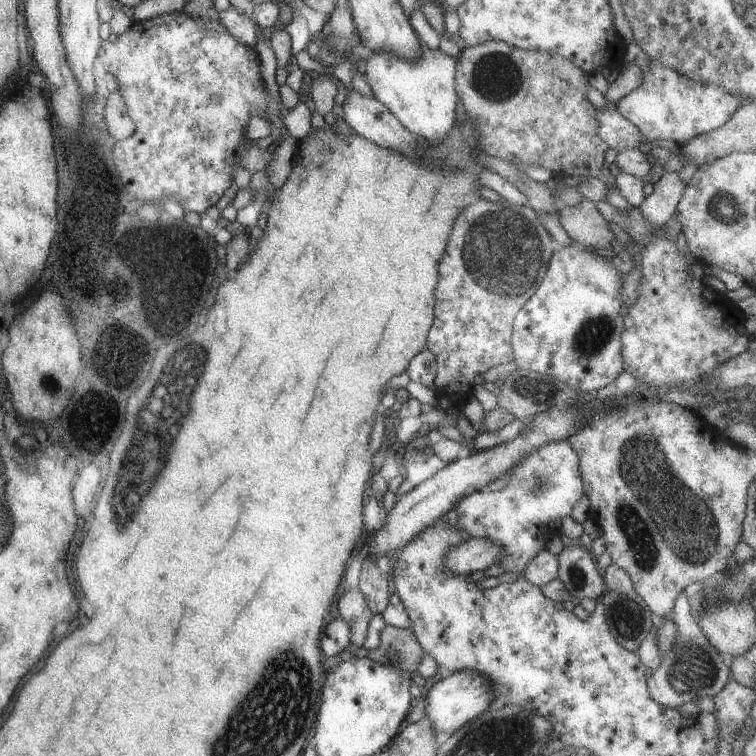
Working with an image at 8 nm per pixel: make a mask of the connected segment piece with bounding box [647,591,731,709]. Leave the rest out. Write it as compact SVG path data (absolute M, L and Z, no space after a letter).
M682 591L675 600L672 620L677 626L677 639L661 665L647 679L648 692L662 706L677 709L685 702L698 701L719 693L731 678L731 668L724 664L723 654L708 640L692 614L693 600Z

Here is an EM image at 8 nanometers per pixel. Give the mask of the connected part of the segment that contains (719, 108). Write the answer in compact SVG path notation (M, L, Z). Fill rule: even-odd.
M652 59L643 71L643 81L617 102L617 112L635 124L644 138L687 142L703 132L718 128L747 102L740 93L725 91L721 86L702 84L680 74L672 67Z

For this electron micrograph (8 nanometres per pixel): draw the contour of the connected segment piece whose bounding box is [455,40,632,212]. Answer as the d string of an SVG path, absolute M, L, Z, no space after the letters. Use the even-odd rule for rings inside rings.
M504 41L483 42L461 51L457 58L455 83L457 95L462 98L467 118L475 126L479 147L490 156L503 161L542 166L556 176L600 177L609 184L609 193L605 198L619 211L631 211L631 204L619 193L614 177L603 175L602 165L608 144L600 138L596 118L598 110L588 101L589 75L574 63L556 53L529 51L510 46Z

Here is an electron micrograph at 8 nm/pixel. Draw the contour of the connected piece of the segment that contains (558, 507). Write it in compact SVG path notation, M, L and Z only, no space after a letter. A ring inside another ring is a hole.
M568 439L562 441L552 441L543 444L528 457L519 462L513 470L505 477L507 485L499 491L485 493L484 491L474 491L458 502L459 528L464 529L469 534L469 538L492 539L496 541L504 550L500 563L505 572L513 571L518 575L518 579L525 580L523 570L528 563L542 550L546 549L546 538L540 536L542 528L548 528L556 521L562 520L571 514L574 505L582 498L583 480L579 469L578 453L572 448Z

